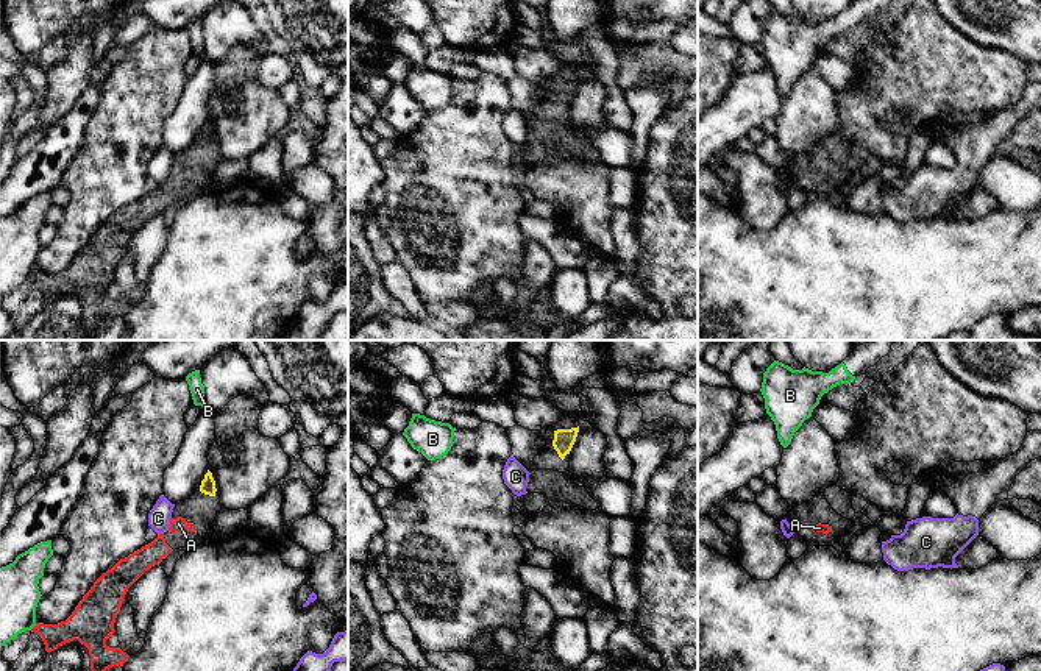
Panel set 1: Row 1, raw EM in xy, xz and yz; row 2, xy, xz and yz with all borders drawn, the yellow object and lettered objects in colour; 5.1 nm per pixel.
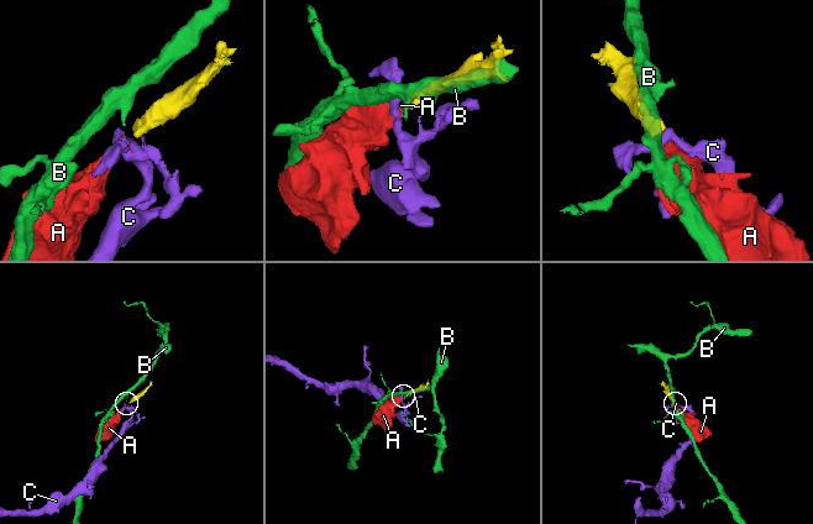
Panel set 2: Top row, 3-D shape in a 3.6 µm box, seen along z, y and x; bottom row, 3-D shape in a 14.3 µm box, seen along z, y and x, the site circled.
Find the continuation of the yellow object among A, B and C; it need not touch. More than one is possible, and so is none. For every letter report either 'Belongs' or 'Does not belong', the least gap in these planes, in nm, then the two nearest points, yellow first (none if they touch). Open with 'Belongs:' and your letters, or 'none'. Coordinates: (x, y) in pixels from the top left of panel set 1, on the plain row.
Belongs: A
A: Belongs. Distance 160 nm. Across: xy (202, 142), (184, 169)
B: Does not belong. Distance 320 nm. Across: xy (208, 120), (202, 56)
C: Does not belong. Distance 150 nm. Across: xy (200, 141), (174, 155)

